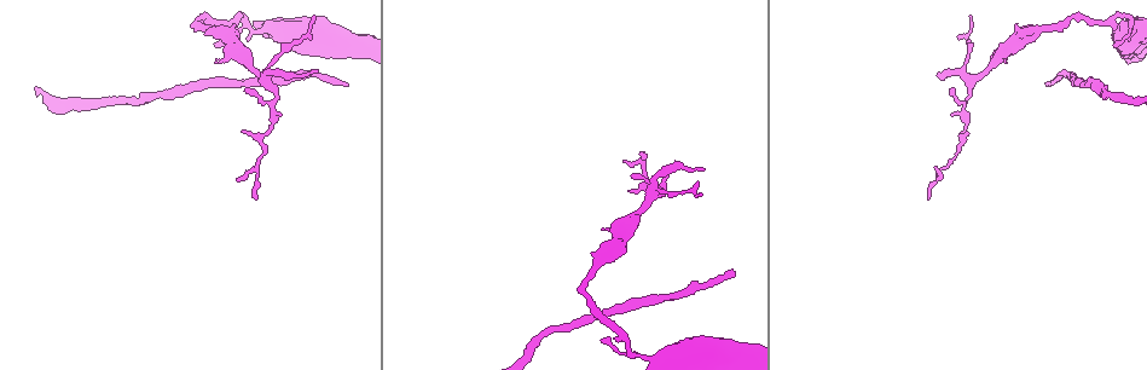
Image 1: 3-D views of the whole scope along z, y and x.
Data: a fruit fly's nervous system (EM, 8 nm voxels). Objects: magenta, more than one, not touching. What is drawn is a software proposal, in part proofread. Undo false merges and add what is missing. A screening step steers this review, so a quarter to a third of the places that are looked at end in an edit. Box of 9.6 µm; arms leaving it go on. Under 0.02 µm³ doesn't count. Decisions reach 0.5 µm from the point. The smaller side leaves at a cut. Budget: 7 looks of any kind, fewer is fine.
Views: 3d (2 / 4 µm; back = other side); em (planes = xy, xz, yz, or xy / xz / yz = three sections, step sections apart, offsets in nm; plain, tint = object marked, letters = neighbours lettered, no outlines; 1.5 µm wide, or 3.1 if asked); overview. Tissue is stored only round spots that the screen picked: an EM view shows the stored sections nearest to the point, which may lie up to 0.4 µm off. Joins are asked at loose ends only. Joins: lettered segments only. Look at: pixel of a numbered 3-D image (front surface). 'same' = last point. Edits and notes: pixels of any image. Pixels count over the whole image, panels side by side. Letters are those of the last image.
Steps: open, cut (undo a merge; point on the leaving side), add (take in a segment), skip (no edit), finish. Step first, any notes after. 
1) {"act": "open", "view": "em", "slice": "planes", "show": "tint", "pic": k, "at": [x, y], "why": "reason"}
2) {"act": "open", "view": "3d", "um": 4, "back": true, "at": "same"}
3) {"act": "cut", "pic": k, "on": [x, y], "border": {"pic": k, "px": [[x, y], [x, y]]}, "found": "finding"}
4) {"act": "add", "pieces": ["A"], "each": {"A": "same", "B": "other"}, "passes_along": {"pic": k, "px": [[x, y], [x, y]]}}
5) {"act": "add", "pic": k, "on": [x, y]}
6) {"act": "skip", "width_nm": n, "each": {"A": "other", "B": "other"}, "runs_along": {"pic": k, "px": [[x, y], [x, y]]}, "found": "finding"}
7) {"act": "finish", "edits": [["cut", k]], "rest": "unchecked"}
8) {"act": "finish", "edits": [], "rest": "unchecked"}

{"act": "open", "view": "3d", "um": 2, "pic": 1, "at": [733, 268], "why": "thin end"}

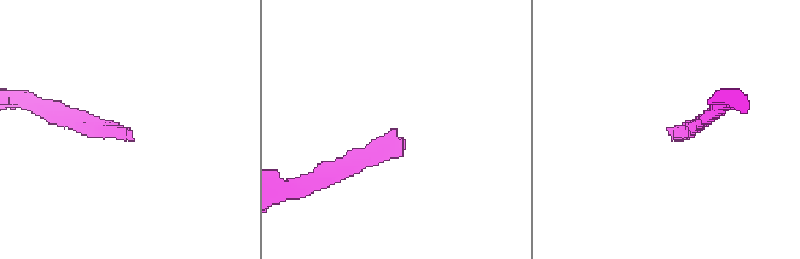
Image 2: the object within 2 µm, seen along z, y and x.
{"act": "open", "view": "em", "slice": "planes", "show": "letters", "pic": 2, "at": [393, 131]}

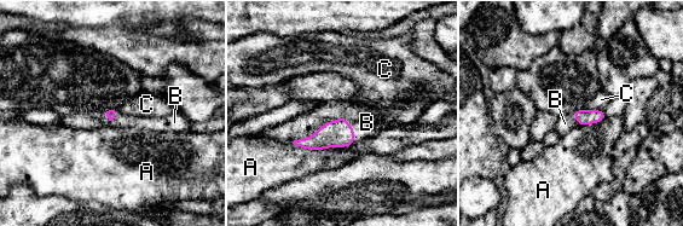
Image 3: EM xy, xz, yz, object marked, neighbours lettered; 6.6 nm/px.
{"act": "add", "pieces": ["B"], "longest_contact_nm": ["B", 420], "each": {"A": "other", "B": "same", "C": "other"}, "found": "it goes on there"}

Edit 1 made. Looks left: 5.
{"act": "open", "view": "overview"}

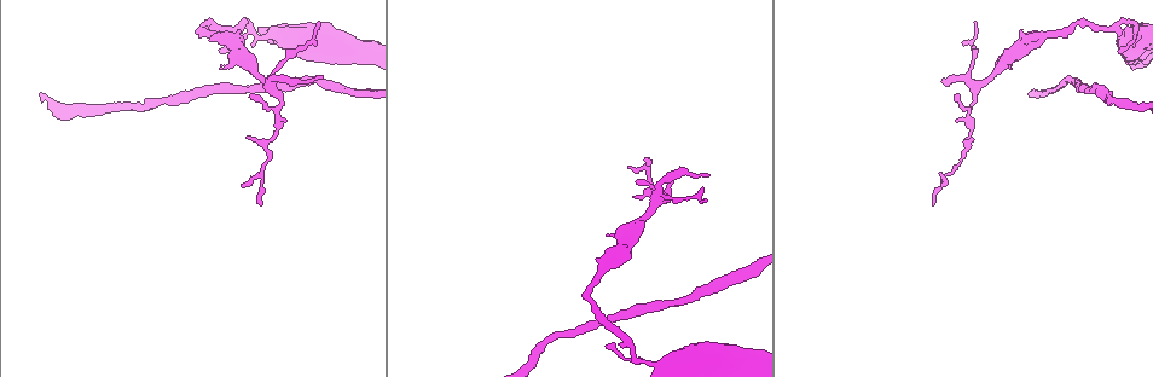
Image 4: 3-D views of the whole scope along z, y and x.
{"act": "open", "view": "em", "slice": "yz", "step": 8, "show": "tint", "pic": 4, "at": [319, 76], "why": "an open end"}

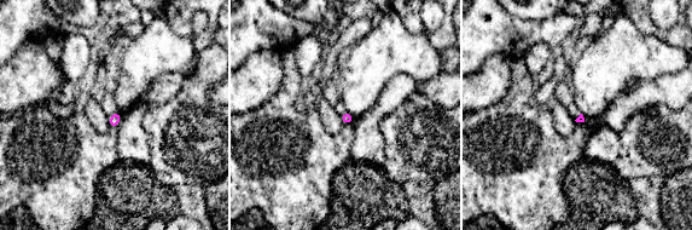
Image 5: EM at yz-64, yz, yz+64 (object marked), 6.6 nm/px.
{"act": "open", "view": "em", "slice": "planes", "show": "letters", "at": "same", "why": "another direction"}

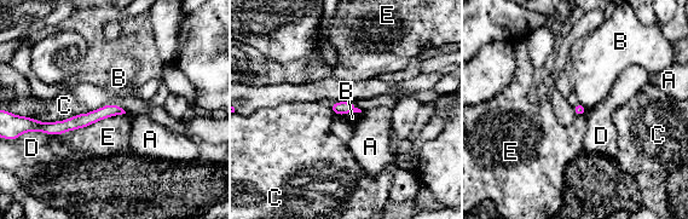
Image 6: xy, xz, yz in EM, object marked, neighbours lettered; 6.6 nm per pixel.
{"act": "skip", "each": {"A": "other", "B": "other", "C": "other", "D": "other", "E": "other"}, "border": {"pic": 6, "px": [[359, 111], [350, 111], [342, 115]]}, "found": "no lettered segment goes on from it"}

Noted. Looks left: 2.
{"act": "finish", "edits": [["add", 3]], "rest": "unchecked"}

